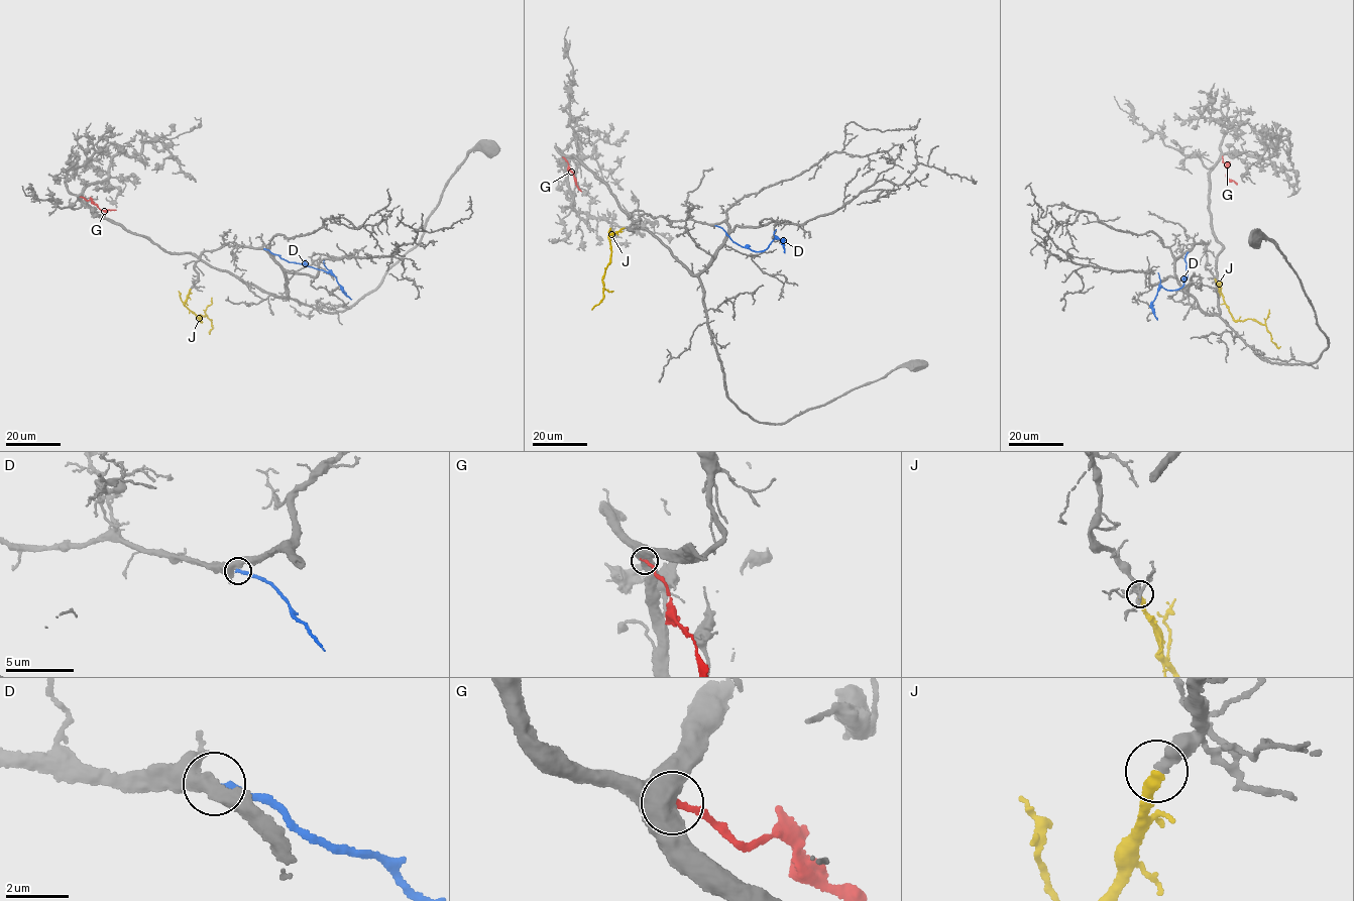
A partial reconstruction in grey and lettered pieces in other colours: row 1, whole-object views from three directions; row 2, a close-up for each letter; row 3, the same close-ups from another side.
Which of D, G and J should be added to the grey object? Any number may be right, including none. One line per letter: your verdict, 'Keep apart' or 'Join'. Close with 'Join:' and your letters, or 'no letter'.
D: Keep apart
G: Keep apart
J: Join
Join: J

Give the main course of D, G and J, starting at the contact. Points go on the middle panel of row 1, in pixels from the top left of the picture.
D: (715, 226), (721, 227), (732, 241), (755, 251), (763, 251), (774, 238), (783, 240), (785, 253)
G: (563, 157), (581, 192)
J: (624, 228), (608, 236), (611, 250), (602, 279), (602, 299), (591, 309)

